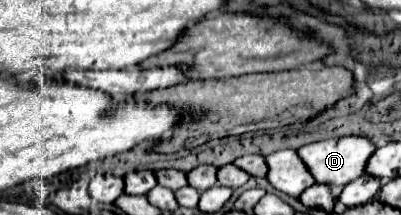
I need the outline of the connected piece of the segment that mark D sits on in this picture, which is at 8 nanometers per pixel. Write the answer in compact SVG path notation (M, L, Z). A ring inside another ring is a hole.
M341 136L341 138L329 138L329 140L301 146L297 152L317 182L323 182L333 186L335 190L341 190L345 188L345 184L353 182L365 172L367 160L373 156L375 150L377 150L375 144L365 136Z

